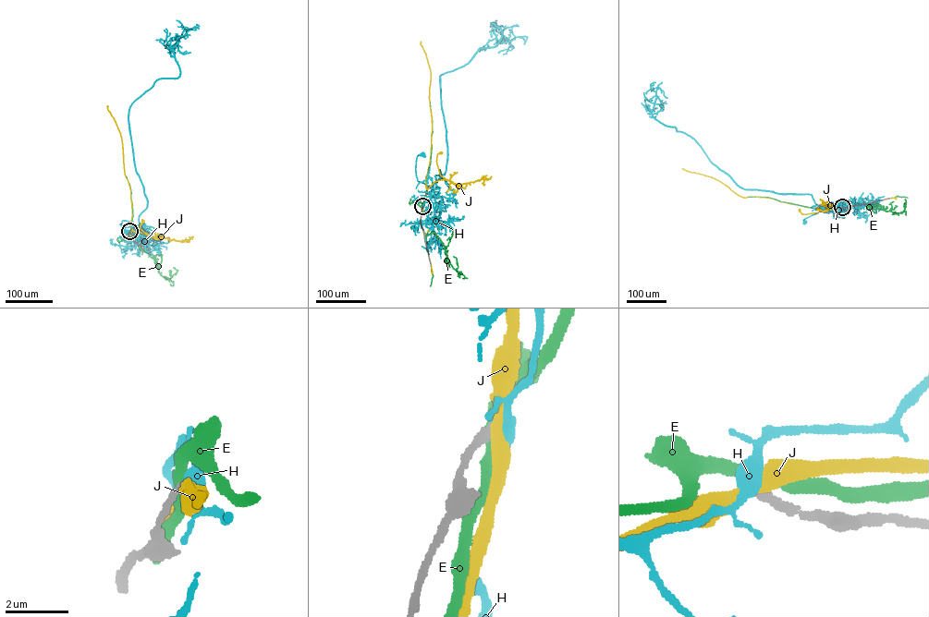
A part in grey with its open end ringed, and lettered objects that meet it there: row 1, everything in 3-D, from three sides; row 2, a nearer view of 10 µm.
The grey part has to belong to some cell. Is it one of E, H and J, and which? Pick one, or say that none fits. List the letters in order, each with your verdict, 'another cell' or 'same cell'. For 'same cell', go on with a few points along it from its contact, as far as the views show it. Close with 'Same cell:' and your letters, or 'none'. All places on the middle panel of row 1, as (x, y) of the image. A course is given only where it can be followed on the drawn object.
E: another cell
H: another cell
J: another cell
Same cell: none

